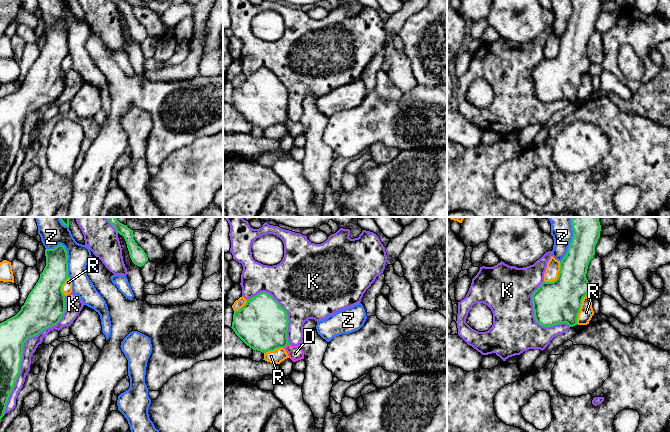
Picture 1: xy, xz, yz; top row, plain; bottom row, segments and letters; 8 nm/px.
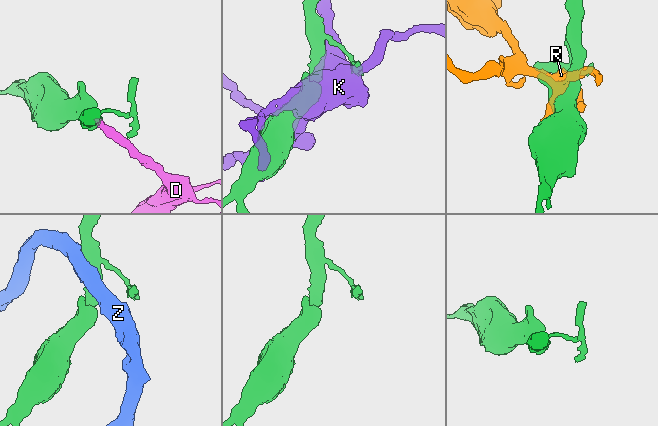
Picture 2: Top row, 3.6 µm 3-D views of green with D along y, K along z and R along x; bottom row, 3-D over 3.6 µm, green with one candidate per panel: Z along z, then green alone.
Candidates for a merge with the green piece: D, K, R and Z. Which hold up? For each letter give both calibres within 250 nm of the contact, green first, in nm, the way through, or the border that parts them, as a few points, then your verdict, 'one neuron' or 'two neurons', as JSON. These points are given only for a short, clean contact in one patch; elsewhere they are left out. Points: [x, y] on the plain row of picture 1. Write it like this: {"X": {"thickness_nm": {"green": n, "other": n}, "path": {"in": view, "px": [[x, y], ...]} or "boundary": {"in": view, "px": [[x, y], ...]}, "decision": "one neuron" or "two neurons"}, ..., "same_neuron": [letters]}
{"D": {"thickness_nm": {"green": 400, "other": 120}, "path": {"in": "xz", "px": [[262, 101], [286, 121], [295, 129]]}, "decision": "one neuron"}, "K": {"thickness_nm": {"green": 240, "other": 100}, "decision": "two neurons"}, "R": {"thickness_nm": {"green": 340, "other": 110}, "decision": "two neurons"}, "Z": {"thickness_nm": {"green": 200, "other": 180}, "decision": "two neurons"}, "same_neuron": ["D"]}

